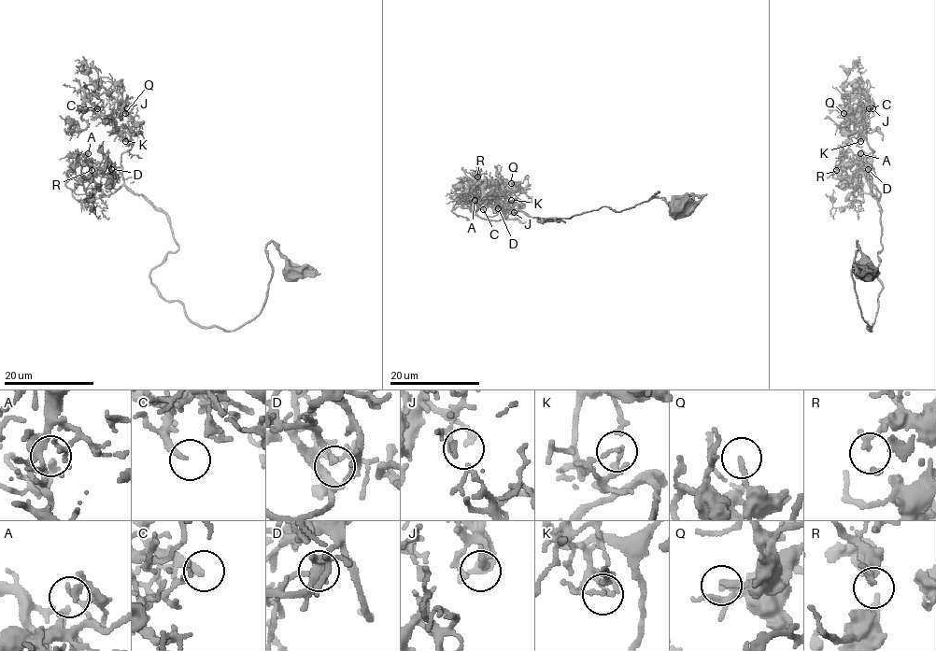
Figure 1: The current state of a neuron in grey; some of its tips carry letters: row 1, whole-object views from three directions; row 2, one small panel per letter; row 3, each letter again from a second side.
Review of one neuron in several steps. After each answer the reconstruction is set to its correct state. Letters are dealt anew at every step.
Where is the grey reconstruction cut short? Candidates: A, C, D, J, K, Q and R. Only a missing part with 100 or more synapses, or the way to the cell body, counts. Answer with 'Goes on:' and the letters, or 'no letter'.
Goes on: A

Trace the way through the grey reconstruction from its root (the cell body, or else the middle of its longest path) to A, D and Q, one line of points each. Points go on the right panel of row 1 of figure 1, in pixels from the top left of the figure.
A: (868, 273), (857, 242), (851, 276), (872, 331), (883, 287), (881, 222), (870, 164), (855, 171), (860, 153)
D: (868, 273), (857, 242), (851, 276), (872, 331), (883, 245), (869, 169), (857, 179), (868, 169)
Q: (868, 273), (857, 242), (851, 276), (872, 331), (883, 287), (873, 149), (863, 107), (843, 113)

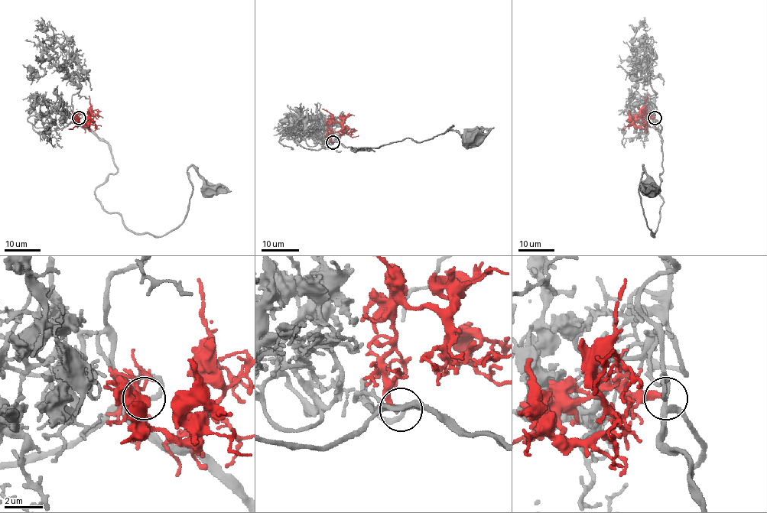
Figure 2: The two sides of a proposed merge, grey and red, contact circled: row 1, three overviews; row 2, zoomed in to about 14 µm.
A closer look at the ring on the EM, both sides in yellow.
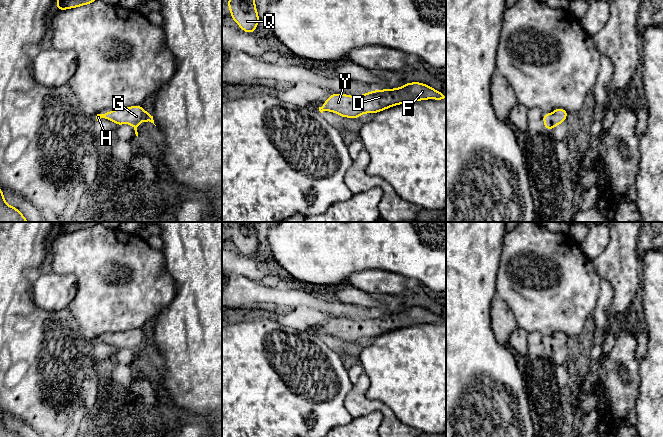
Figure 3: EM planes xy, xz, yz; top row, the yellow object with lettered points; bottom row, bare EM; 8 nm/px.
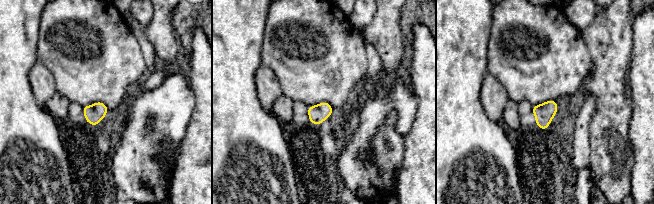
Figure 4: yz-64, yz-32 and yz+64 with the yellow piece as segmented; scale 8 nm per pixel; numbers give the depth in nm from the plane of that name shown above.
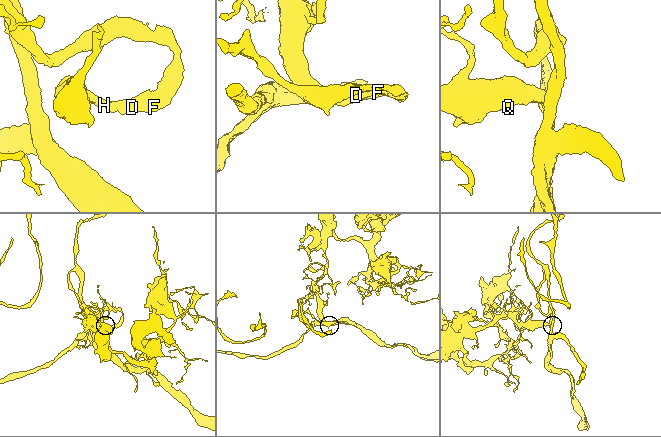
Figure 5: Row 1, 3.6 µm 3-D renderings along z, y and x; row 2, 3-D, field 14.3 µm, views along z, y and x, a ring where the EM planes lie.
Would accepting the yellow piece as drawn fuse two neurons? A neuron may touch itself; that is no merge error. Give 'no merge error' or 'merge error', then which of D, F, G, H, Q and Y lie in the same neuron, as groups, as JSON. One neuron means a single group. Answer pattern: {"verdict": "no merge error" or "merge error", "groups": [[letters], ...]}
{"verdict": "no merge error", "groups": [["D", "F", "G", "H", "Q", "Y"]]}

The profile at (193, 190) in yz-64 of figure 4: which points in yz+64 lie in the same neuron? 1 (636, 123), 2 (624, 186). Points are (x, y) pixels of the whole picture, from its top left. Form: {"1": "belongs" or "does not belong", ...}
{"1": "belongs", "2": "does not belong"}

